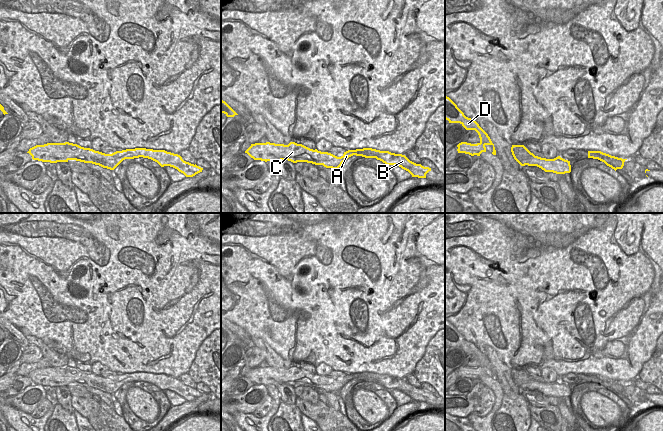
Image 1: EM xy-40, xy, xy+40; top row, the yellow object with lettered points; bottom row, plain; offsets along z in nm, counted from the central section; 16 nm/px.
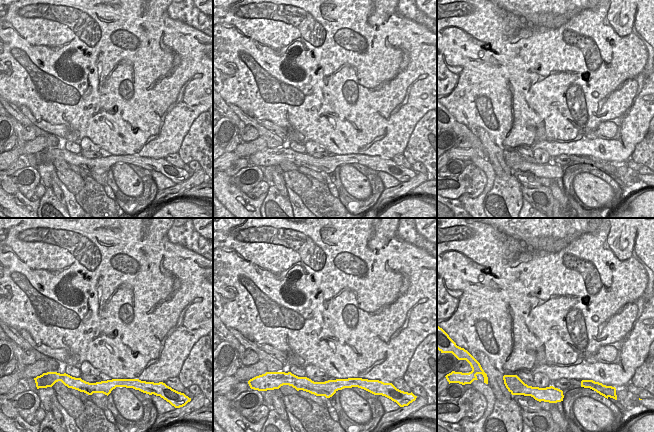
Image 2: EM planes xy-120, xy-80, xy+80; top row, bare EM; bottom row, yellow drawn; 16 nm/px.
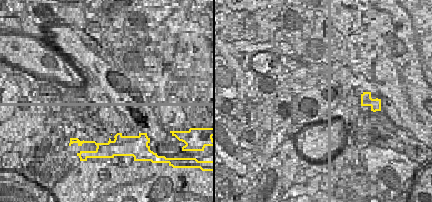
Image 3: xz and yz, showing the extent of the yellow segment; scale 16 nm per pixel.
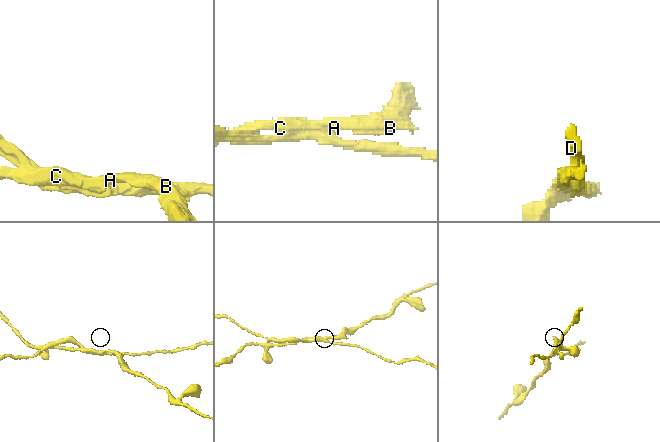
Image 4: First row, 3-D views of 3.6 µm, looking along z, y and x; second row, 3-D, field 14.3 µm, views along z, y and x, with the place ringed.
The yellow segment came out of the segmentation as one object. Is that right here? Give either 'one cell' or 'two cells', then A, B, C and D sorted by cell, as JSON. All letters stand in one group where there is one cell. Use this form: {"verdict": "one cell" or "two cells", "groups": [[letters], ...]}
{"verdict": "two cells", "groups": [["A", "B", "C"], ["D"]]}

